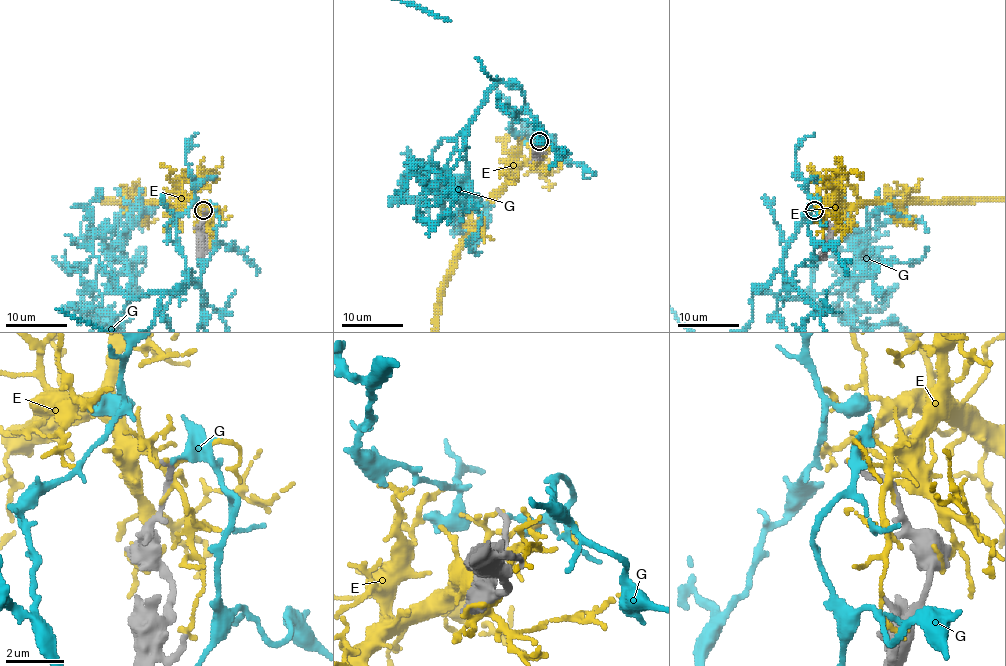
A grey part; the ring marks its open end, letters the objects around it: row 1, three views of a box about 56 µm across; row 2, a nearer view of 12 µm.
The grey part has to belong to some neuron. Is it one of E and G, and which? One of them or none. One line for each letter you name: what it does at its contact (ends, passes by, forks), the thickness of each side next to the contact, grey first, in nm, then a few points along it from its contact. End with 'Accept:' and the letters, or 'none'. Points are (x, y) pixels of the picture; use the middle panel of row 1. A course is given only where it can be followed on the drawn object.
Accept: none

